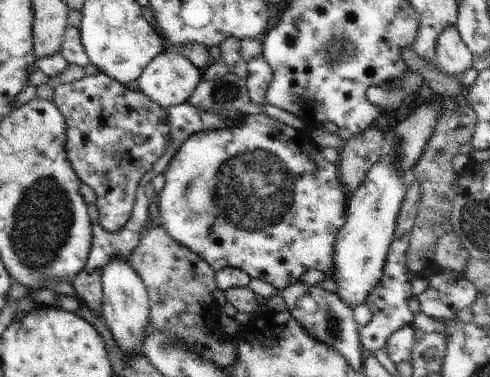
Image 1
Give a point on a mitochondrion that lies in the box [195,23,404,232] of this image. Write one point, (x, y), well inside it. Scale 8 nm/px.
(337, 49)

